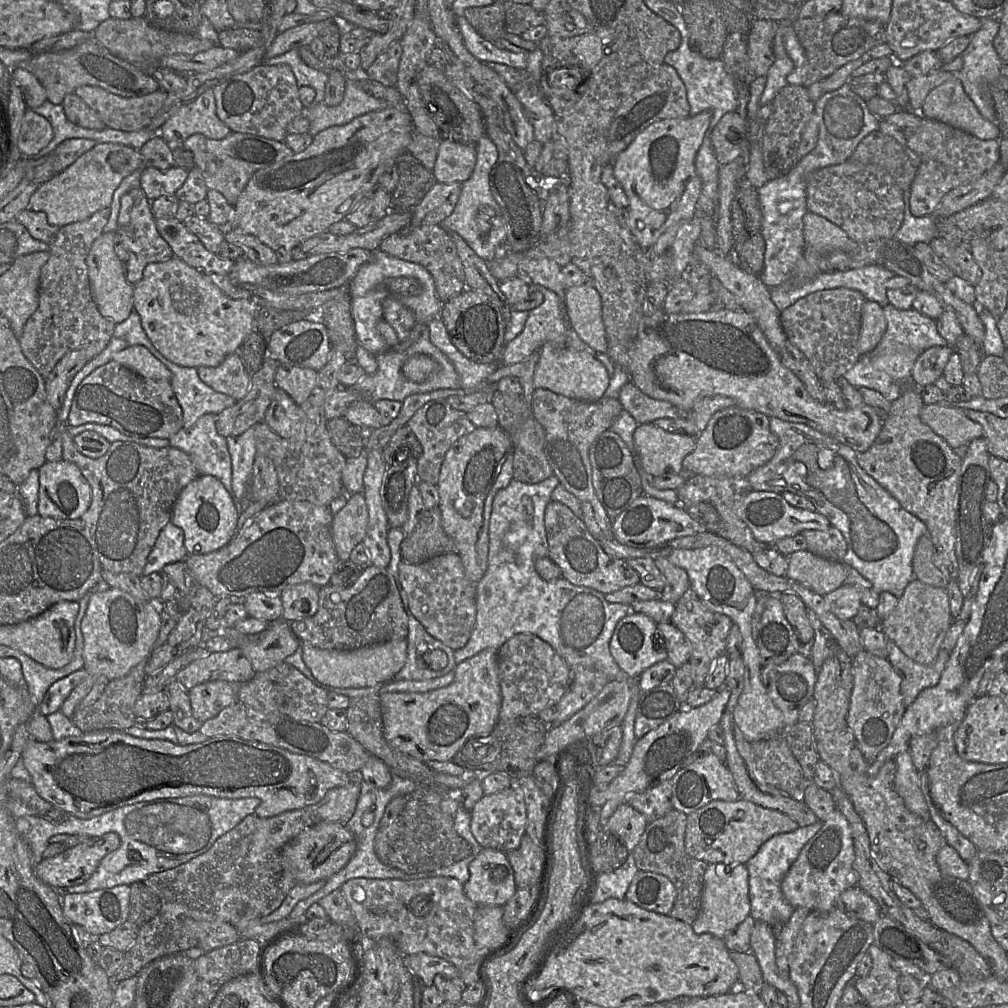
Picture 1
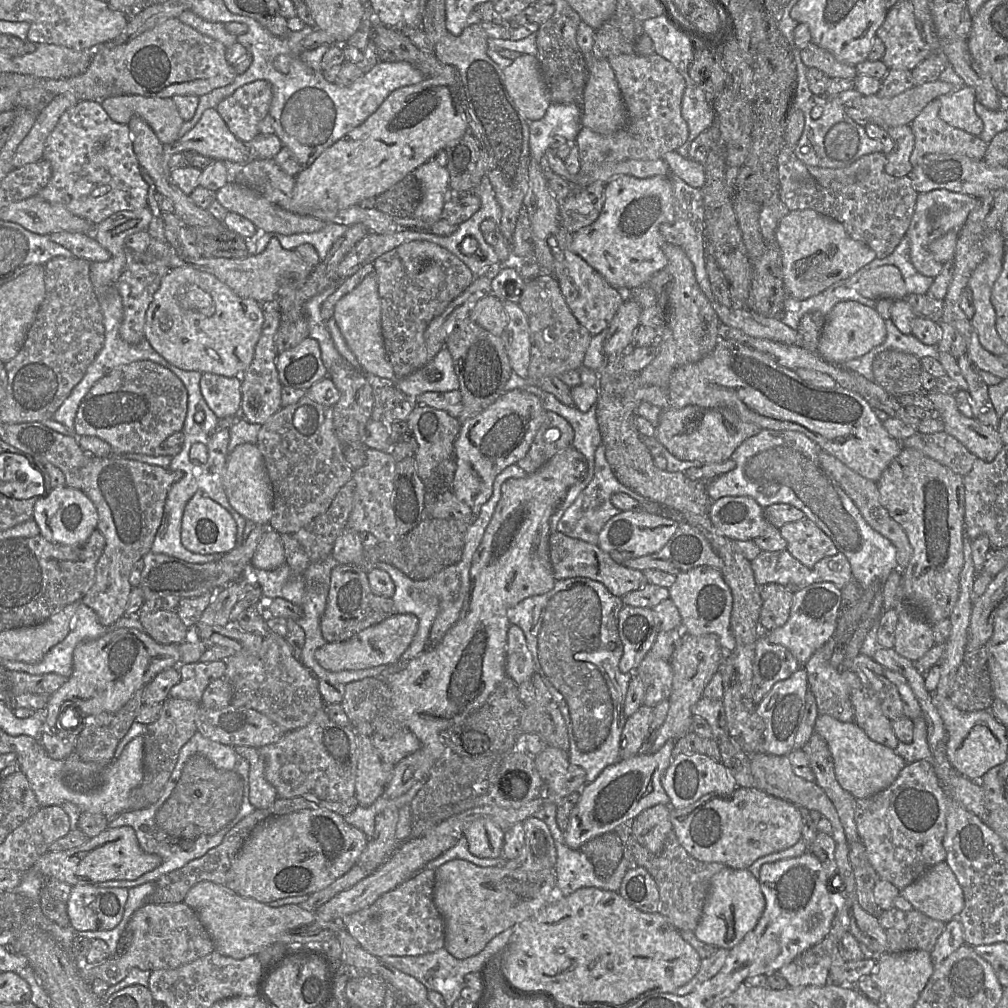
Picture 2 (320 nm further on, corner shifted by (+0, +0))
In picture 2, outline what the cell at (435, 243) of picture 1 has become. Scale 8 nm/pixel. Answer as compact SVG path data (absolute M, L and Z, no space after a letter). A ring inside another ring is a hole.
M424 240L403 243L379 256L372 265L377 275L384 347L397 380L426 367L431 361L427 356L424 340L428 325L472 284L475 277L457 256L437 244Z

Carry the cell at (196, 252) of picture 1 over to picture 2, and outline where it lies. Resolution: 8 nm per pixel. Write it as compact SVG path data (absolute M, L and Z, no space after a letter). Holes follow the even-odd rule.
M78 101L61 115L46 140L43 159L51 163L52 176L37 195L48 202L63 205L72 214L88 220L94 226L118 211L148 206L148 184L141 175L129 126L113 121L99 101Z

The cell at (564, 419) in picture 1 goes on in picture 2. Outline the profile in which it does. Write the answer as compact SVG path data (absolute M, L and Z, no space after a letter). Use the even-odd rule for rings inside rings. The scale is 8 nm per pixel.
M684 522L679 523L676 532L661 550L629 559L624 566L640 571L656 569L677 576L701 566L722 571L723 561L701 532Z

